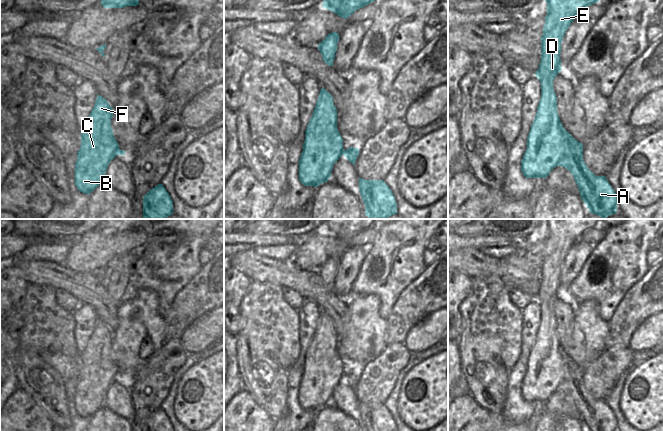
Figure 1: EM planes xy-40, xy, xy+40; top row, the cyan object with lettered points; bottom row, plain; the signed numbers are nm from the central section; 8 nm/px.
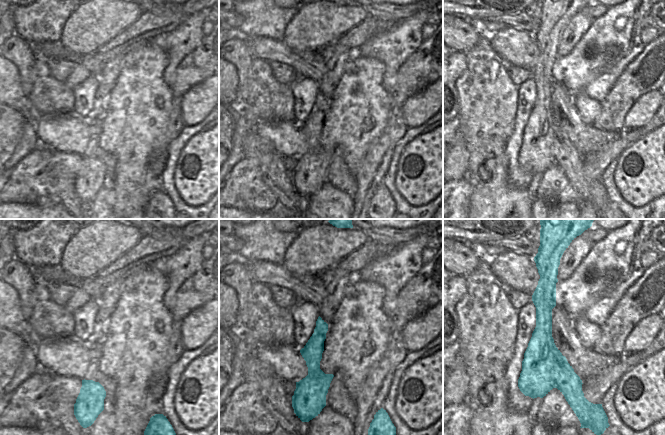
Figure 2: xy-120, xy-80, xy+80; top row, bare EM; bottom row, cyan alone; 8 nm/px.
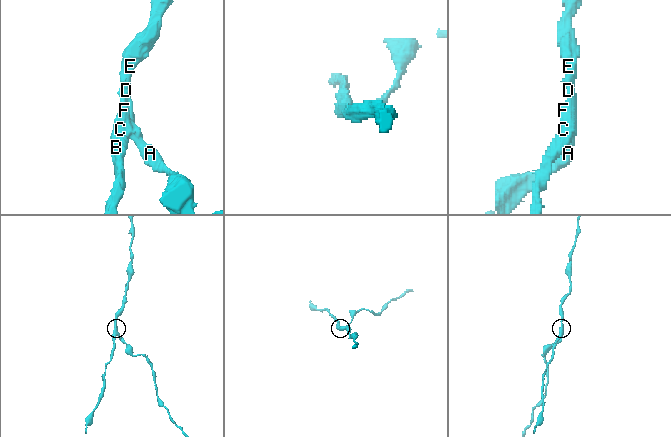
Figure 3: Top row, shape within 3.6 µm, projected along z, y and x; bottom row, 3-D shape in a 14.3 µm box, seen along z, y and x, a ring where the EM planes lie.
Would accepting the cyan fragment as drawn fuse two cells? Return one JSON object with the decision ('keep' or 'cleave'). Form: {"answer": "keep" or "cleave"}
{"answer": "cleave"}

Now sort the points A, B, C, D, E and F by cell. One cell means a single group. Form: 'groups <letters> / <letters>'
groups A / B C D E F

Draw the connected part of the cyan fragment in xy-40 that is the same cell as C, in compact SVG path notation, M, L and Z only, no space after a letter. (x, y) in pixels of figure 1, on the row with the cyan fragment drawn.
M97 95L95 105L81 131L81 147L75 163L75 185L90 194L102 182L109 163L121 153L113 135L111 119L113 108Z

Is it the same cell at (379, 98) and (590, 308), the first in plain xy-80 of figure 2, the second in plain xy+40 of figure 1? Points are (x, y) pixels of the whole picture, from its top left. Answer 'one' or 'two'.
one

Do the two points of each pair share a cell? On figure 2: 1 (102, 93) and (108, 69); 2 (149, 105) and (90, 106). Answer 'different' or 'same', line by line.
1: same
2: different

